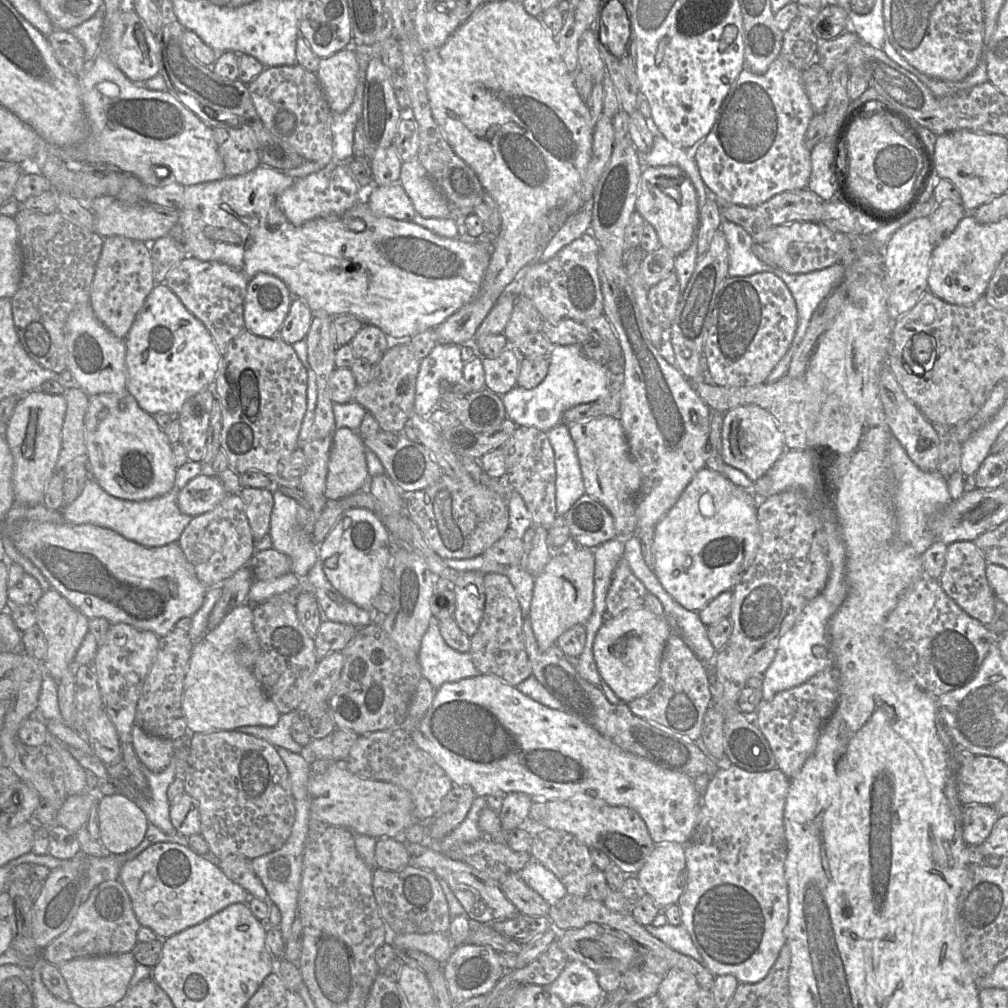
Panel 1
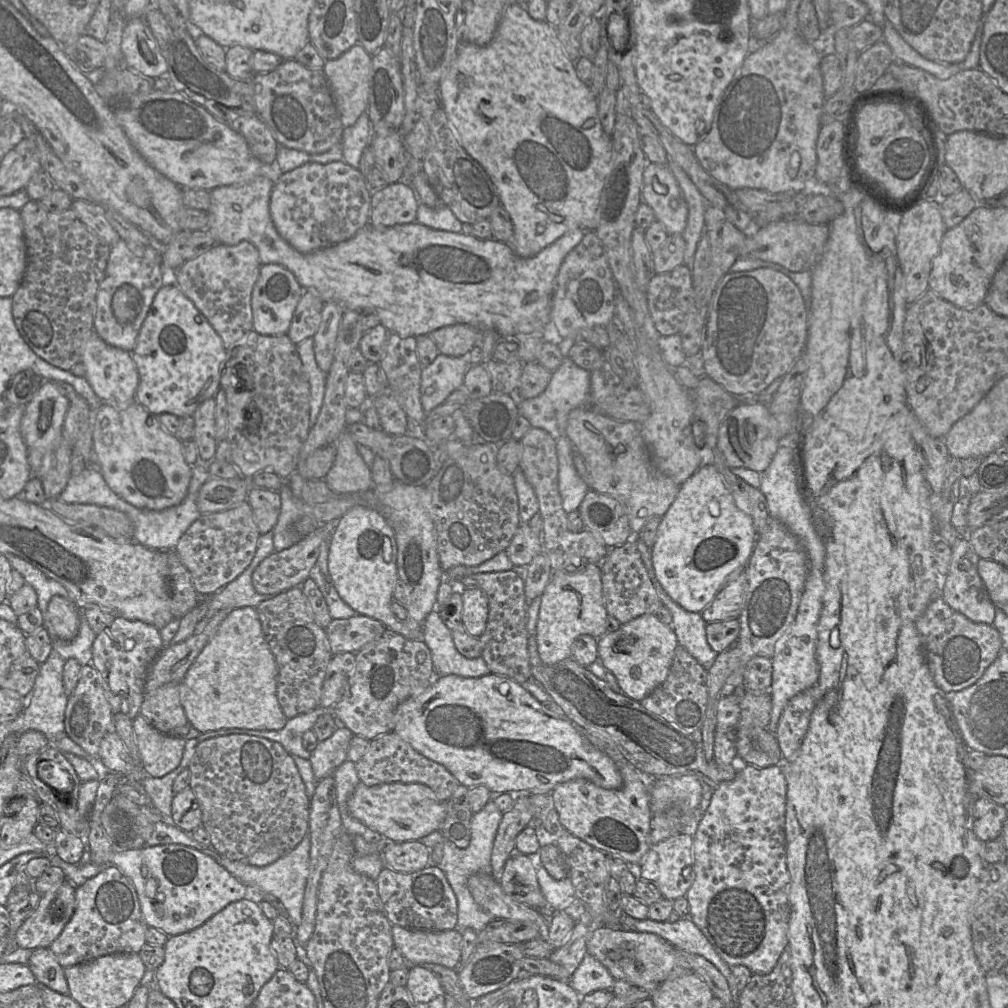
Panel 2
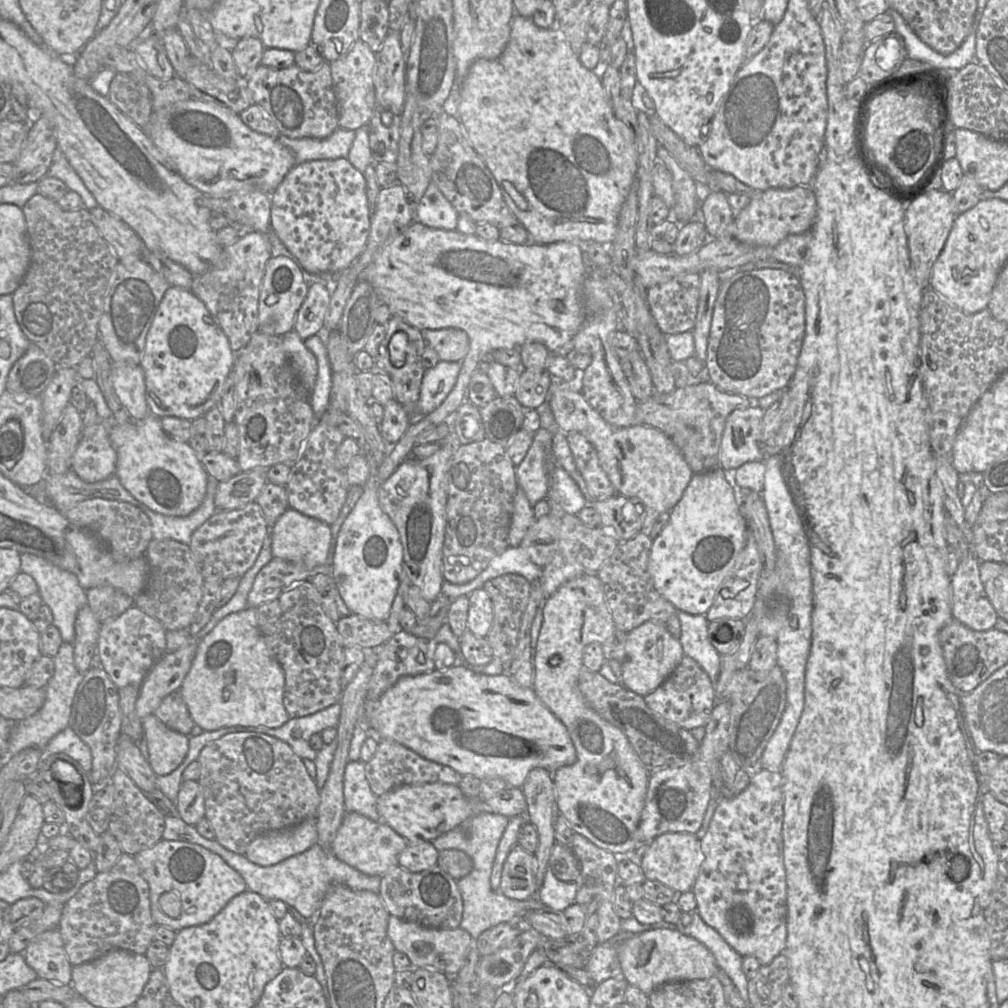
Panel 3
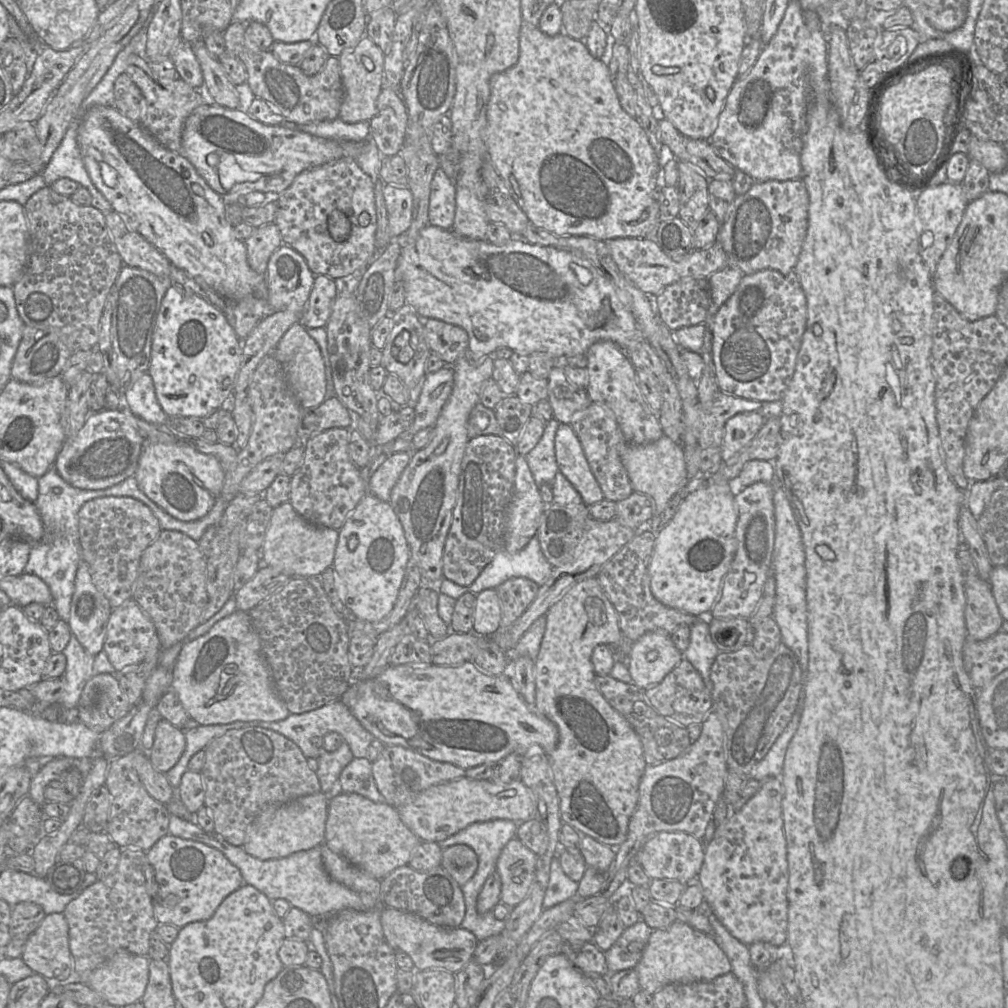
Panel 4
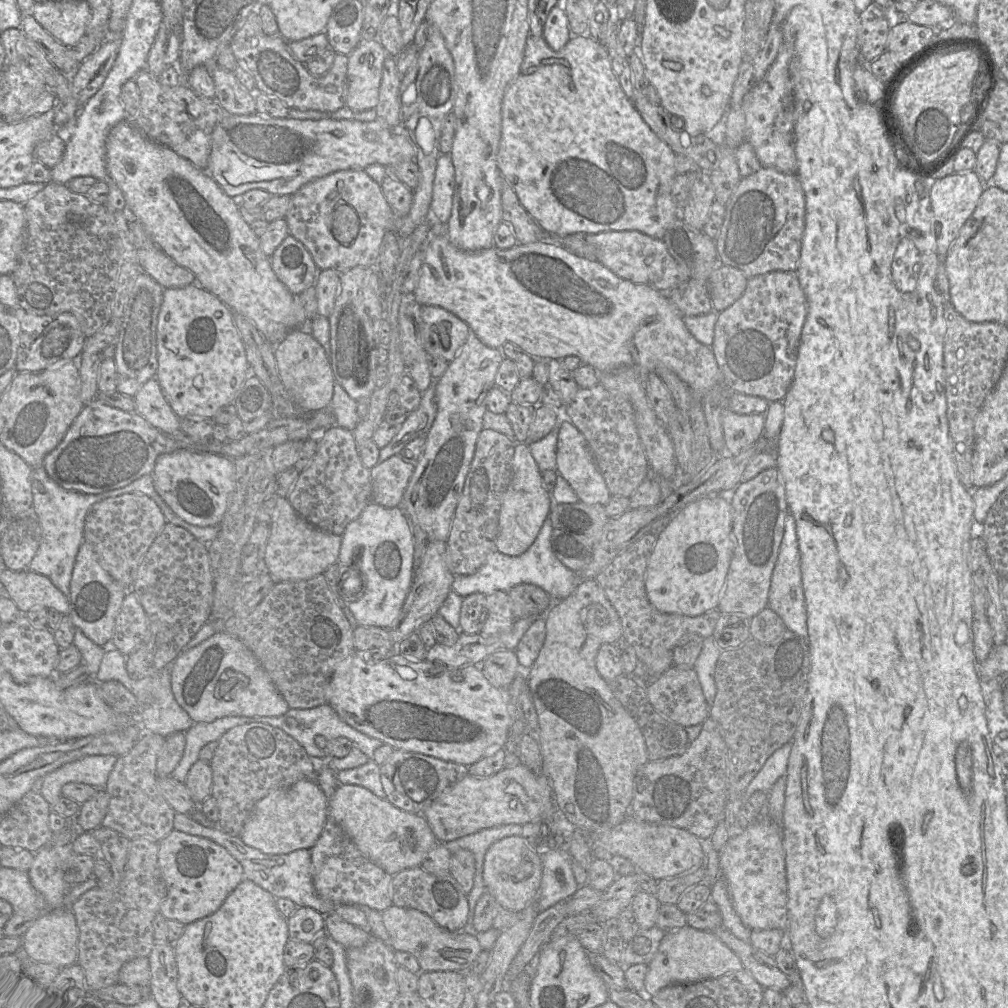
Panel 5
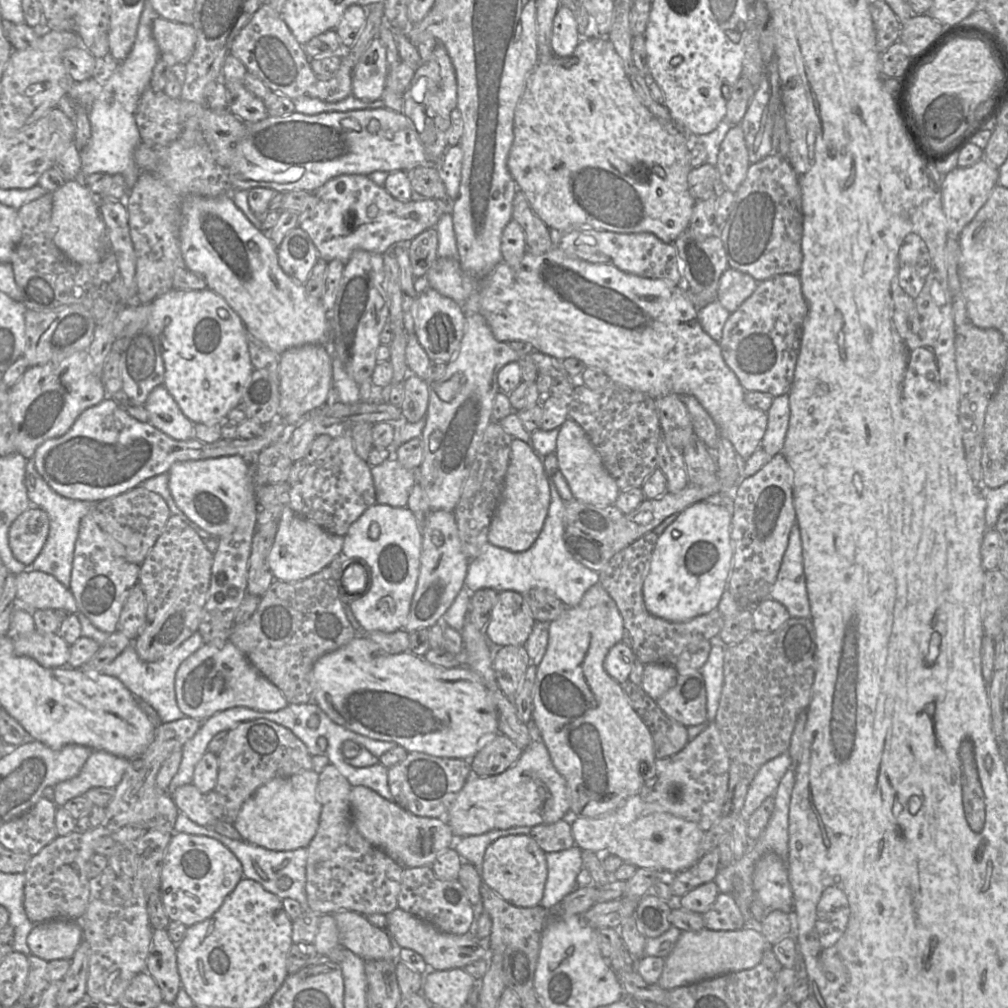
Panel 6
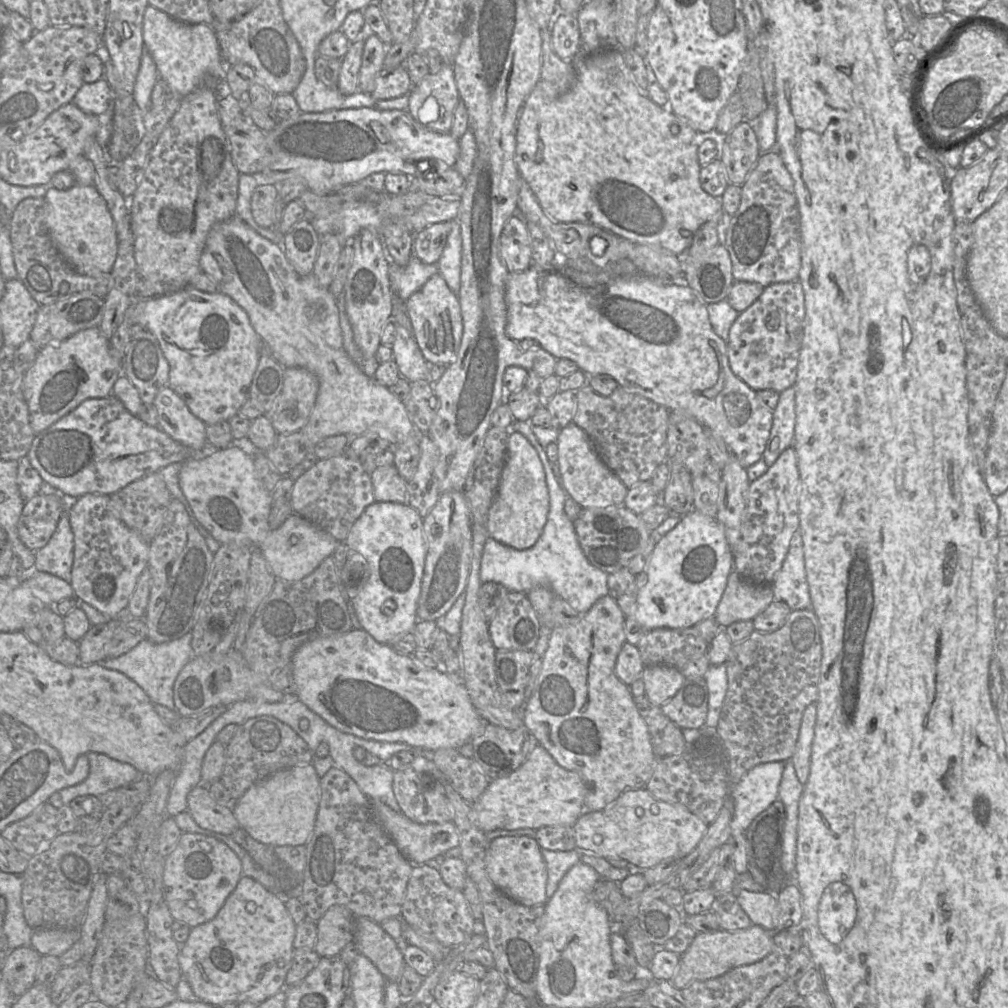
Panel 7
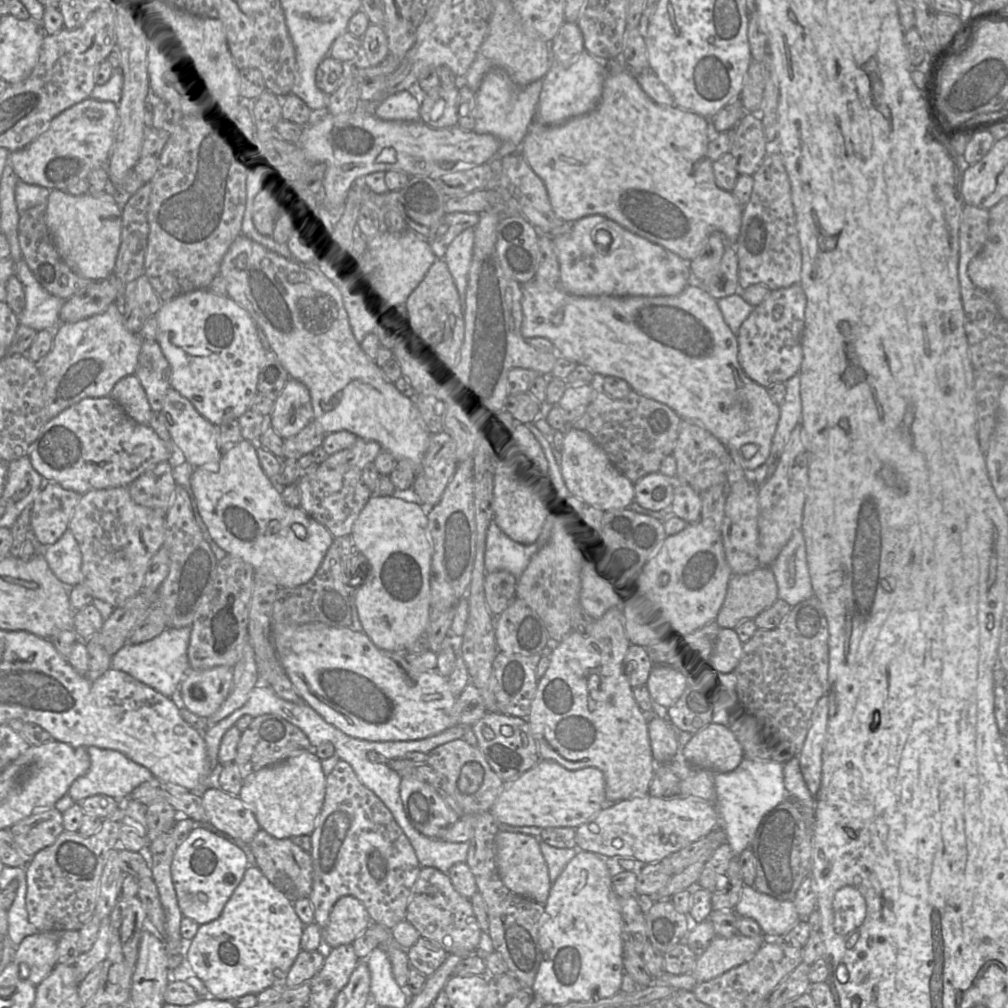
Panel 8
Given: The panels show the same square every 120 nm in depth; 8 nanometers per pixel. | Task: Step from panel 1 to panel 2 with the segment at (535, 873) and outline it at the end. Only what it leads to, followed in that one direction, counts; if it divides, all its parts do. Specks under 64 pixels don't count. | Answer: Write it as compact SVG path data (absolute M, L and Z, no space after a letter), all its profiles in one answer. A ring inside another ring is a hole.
M538 865L537 879L546 904L553 910L562 910L575 897L575 889L569 877L556 880L543 865Z

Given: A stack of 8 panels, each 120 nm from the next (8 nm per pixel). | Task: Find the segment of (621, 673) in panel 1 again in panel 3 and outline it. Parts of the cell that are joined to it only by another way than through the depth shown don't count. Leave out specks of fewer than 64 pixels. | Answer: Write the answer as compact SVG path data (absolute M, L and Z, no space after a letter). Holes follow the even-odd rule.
M647 621L630 631L624 643L603 646L606 660L616 659L622 667L622 684L642 697L657 689L680 664L684 652L679 639L673 637L666 625Z

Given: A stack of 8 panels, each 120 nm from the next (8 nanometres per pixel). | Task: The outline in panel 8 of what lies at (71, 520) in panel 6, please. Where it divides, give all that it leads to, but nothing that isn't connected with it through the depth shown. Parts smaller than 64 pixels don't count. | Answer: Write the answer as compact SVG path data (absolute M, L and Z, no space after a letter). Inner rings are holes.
M70 528L54 544L48 546L44 557L63 584L74 586L81 583L82 553Z

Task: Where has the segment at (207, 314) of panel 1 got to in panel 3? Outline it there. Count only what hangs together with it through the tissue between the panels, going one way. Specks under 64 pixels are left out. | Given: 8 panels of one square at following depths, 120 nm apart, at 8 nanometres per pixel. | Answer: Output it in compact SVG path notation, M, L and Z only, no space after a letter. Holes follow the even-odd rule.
M244 231L236 242L222 249L215 267L204 274L193 276L190 291L204 303L213 321L227 336L234 352L242 349L258 330L260 284L265 265L274 253L266 235Z

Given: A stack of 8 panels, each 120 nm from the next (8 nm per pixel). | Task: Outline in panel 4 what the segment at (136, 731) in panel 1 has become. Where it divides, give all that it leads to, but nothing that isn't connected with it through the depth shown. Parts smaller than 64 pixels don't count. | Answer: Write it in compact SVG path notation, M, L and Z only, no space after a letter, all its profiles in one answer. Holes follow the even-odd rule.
M162 719L155 729L148 757L156 770L166 774L177 764L185 748L185 730Z

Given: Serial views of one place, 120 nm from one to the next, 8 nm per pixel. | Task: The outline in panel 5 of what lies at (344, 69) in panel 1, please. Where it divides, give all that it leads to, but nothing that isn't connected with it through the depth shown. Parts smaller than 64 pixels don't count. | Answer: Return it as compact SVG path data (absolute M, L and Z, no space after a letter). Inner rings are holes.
M377 38L359 42L348 55L346 106L359 113L374 109L386 52Z

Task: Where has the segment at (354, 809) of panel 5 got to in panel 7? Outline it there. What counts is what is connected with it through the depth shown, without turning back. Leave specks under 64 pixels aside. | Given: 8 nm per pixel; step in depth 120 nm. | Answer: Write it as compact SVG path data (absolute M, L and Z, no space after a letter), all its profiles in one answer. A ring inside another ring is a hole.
M372 800L372 807L376 820L392 838L401 853L414 865L425 864L459 846L460 836L452 821L421 824L412 821L402 812L394 811L378 800Z

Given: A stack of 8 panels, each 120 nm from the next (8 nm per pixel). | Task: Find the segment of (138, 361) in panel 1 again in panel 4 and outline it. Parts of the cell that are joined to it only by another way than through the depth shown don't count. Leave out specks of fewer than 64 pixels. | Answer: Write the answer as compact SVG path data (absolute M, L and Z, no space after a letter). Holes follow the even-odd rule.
M172 284L165 292L160 309L156 318L152 335L151 359L148 374L152 377L156 398L162 410L172 417L204 418L212 412L221 408L224 400L233 392L235 379L242 360L242 341L238 339L235 331L228 323L223 312L208 303L191 290L186 290L183 286Z

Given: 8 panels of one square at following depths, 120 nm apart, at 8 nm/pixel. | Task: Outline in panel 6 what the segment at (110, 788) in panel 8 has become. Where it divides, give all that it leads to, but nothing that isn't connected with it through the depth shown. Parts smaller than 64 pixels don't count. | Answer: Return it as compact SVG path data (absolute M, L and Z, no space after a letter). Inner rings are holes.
M105 751L92 752L78 775L54 786L54 803L63 806L68 800L95 787L115 788L129 761Z

